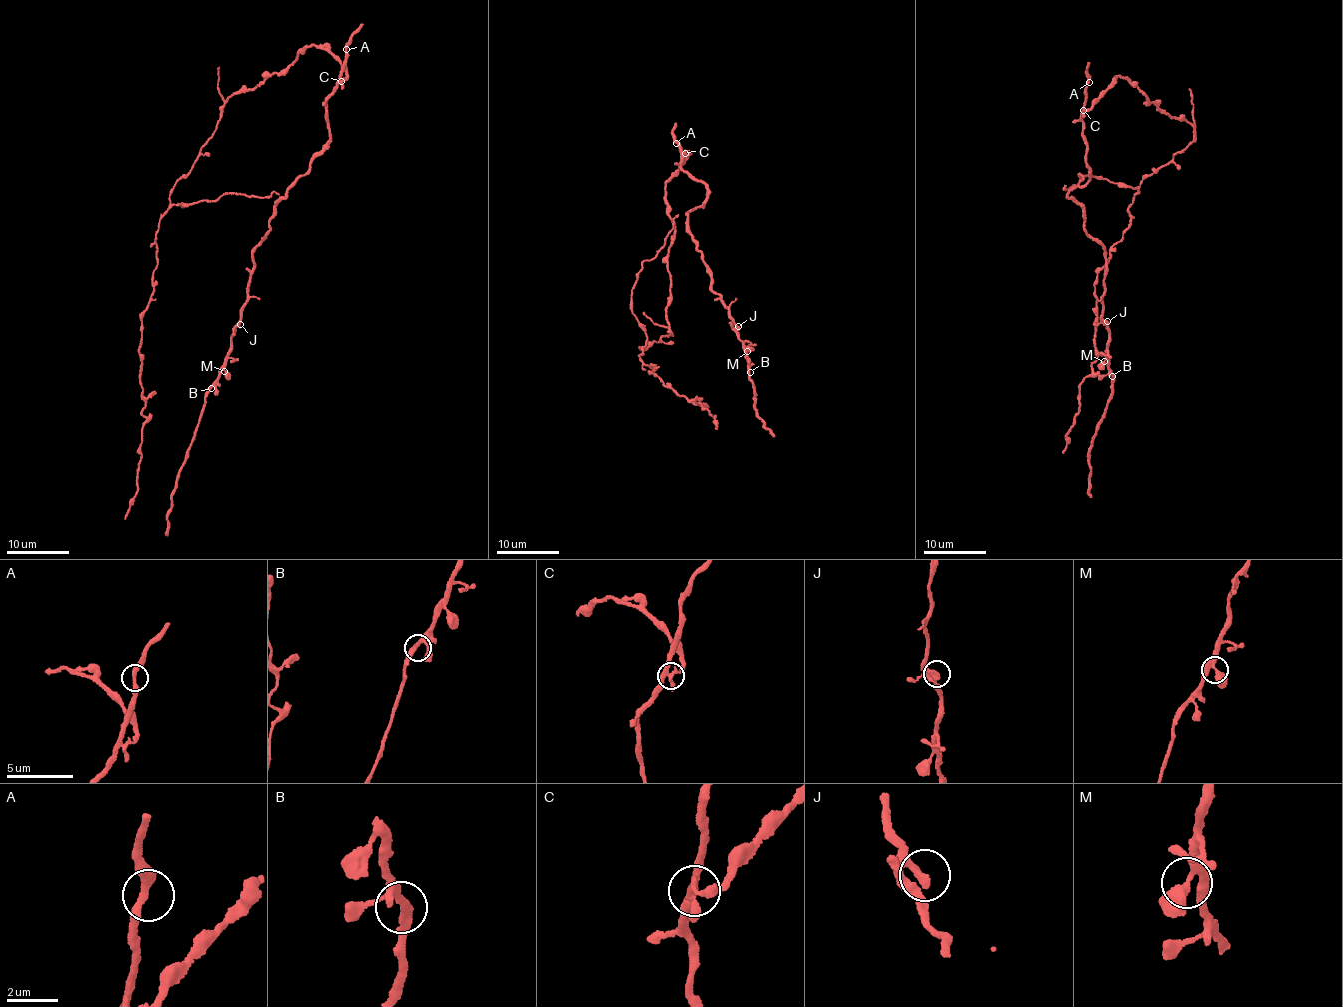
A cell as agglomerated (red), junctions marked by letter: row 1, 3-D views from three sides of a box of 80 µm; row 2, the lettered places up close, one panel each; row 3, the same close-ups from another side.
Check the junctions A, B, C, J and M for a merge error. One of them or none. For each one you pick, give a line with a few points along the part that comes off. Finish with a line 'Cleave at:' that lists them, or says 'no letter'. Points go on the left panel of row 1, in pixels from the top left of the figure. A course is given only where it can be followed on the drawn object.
C: course (342, 82), (340, 62), (312, 44), (224, 102), (174, 183), (141, 319), (146, 419), (124, 519)
Cleave at: C

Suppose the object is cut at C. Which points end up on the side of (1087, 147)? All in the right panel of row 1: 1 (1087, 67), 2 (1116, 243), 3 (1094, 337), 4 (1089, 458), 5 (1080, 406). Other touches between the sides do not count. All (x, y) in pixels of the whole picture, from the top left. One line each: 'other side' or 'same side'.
1: same side
2: other side
3: other side
4: same side
5: other side

